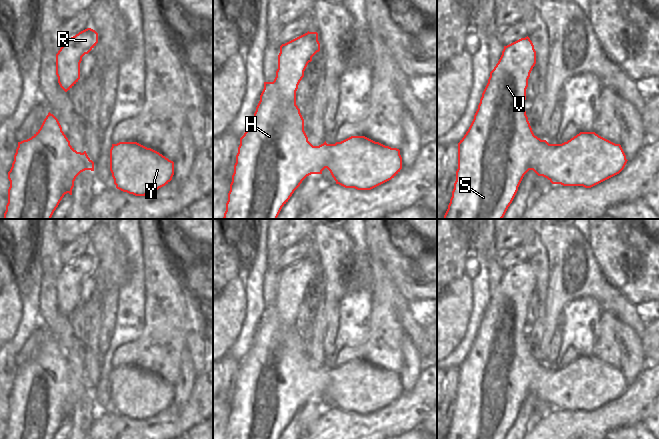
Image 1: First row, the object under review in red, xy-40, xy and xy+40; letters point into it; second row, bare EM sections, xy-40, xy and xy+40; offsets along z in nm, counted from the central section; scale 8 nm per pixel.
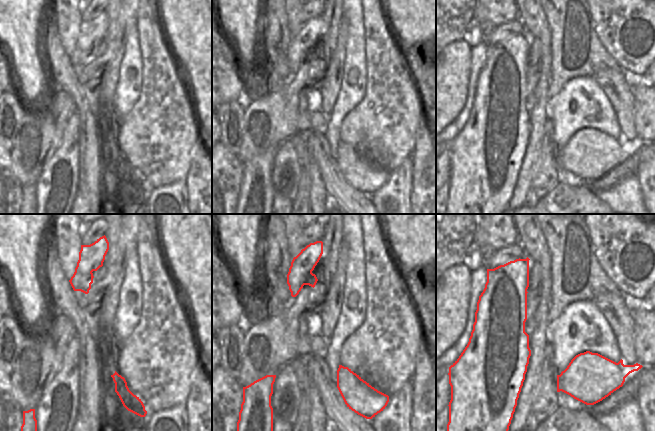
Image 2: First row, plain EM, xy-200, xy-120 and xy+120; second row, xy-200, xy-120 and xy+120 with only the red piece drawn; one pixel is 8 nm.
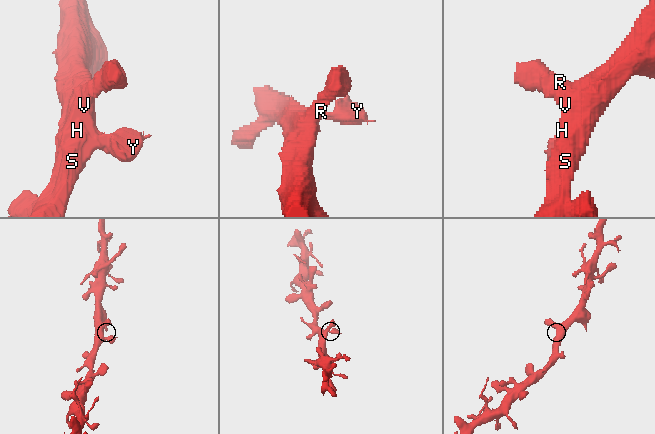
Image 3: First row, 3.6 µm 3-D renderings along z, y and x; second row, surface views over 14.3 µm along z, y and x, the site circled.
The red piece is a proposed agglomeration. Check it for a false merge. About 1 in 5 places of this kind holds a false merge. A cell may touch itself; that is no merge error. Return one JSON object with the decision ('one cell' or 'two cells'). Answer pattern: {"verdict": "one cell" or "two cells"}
{"verdict": "one cell"}

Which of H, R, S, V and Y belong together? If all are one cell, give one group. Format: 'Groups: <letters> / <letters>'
Groups: H R S V Y

